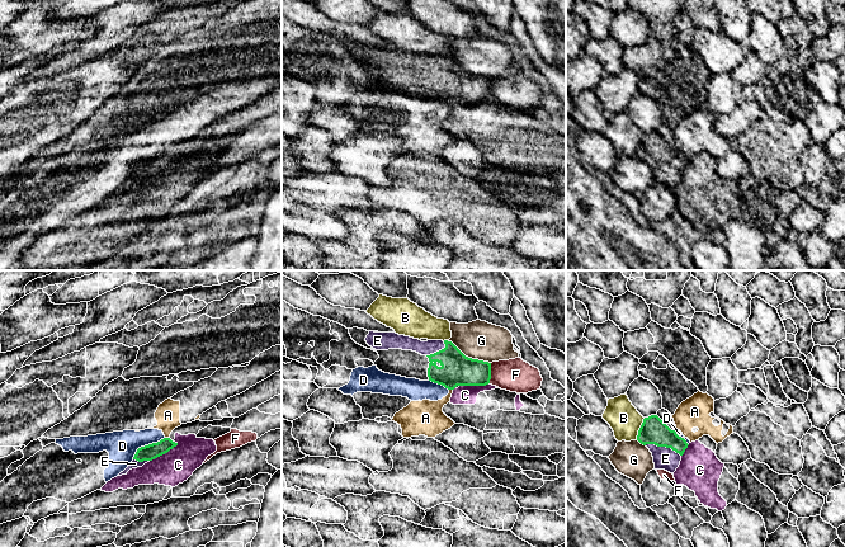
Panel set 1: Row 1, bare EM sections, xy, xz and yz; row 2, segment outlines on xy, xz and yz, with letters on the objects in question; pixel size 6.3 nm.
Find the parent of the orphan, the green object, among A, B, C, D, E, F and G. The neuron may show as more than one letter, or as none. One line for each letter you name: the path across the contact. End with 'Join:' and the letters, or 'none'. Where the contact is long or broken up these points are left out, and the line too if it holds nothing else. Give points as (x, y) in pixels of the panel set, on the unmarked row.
Join: E

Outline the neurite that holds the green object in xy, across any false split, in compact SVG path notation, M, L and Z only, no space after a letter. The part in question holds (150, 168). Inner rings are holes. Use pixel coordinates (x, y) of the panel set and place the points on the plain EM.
M164 154L157 159L152 159L138 164L133 173L133 176L118 192L127 190L127 188L132 184L142 183L145 179L167 169L170 165L173 165L176 161L178 159L173 157L170 154Z

